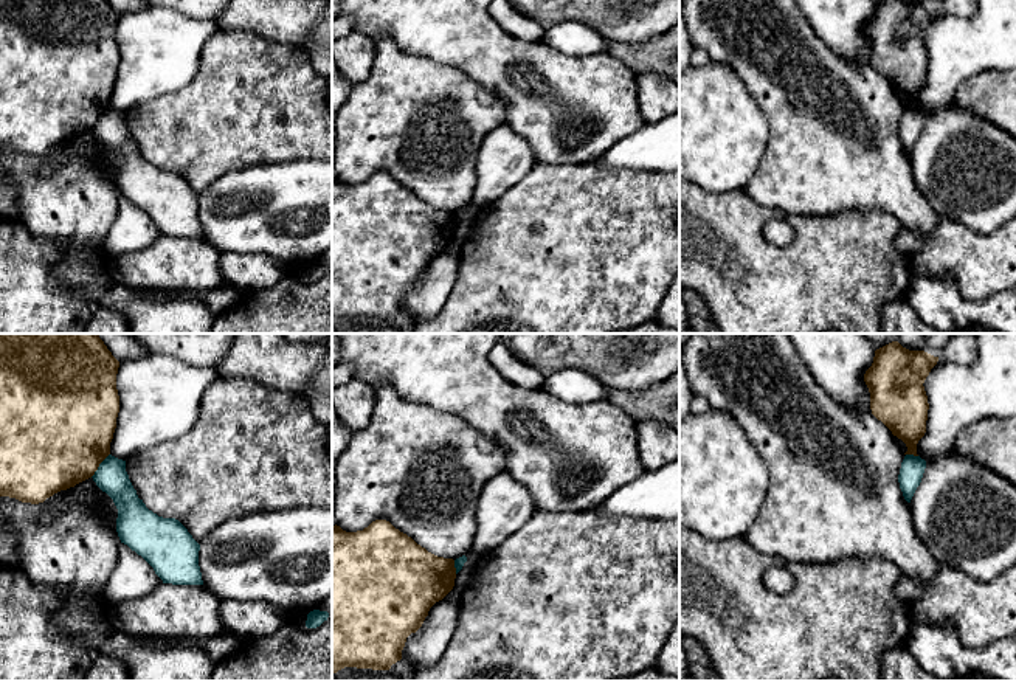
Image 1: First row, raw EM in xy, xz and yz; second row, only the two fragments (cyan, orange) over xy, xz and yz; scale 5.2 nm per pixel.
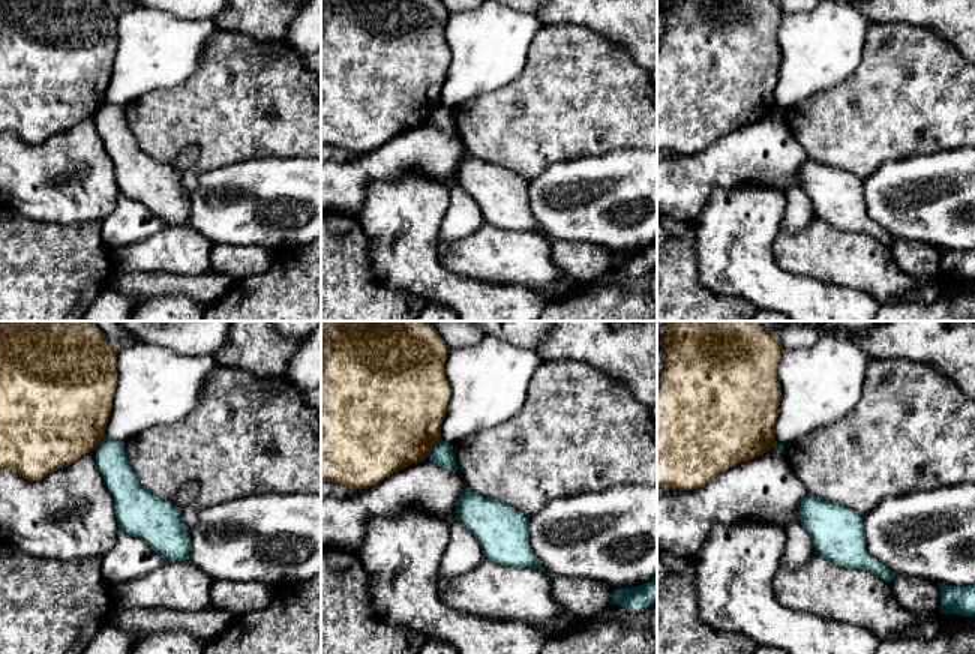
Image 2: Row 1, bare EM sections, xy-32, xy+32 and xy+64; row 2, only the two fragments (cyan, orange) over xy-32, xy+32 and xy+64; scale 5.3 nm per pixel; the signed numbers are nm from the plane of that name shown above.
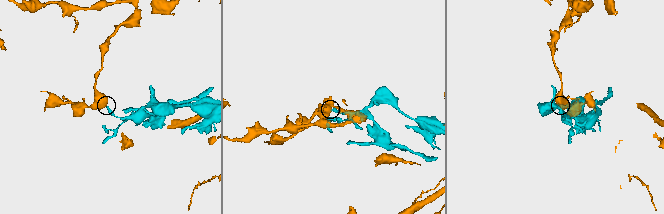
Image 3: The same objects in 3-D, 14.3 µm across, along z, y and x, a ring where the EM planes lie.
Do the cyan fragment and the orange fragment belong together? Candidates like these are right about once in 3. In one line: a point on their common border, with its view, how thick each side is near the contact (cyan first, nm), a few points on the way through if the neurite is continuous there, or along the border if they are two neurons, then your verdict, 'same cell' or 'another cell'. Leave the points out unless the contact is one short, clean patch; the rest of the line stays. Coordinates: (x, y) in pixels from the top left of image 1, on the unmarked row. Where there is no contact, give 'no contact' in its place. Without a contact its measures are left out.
meets cyan in xy at (100, 118); 160 nm thick on the cyan side, 480 nm on the other; border along xy (109, 106), (90, 129); another cell

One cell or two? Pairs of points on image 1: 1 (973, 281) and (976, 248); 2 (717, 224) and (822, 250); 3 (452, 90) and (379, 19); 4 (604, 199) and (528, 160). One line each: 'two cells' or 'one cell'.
1: one cell
2: one cell
3: two cells
4: two cells

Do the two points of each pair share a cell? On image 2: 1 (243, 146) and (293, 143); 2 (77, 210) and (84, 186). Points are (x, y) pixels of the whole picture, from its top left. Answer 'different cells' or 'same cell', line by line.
1: same cell
2: same cell

